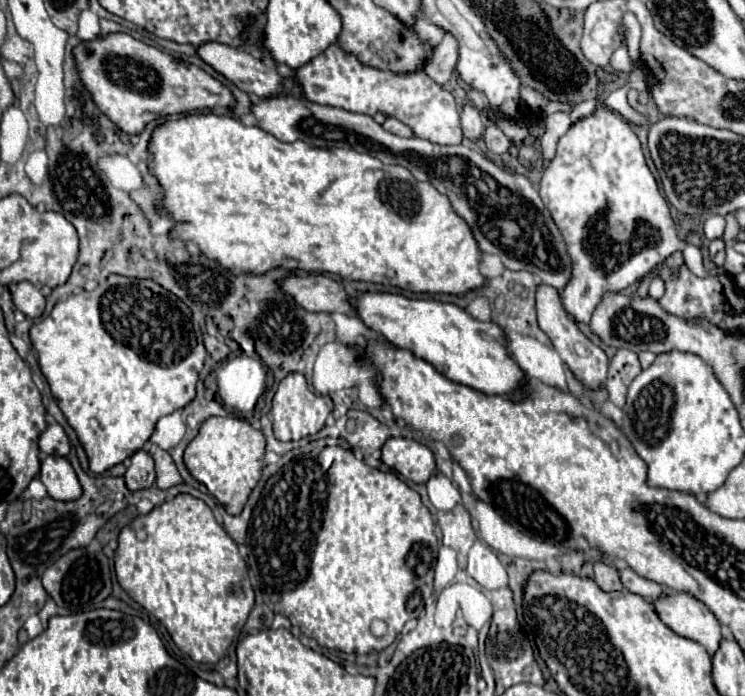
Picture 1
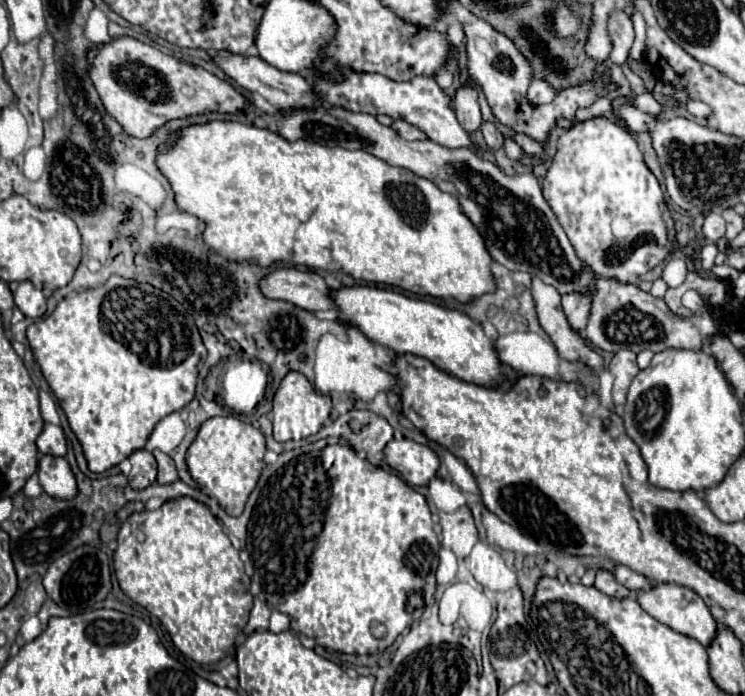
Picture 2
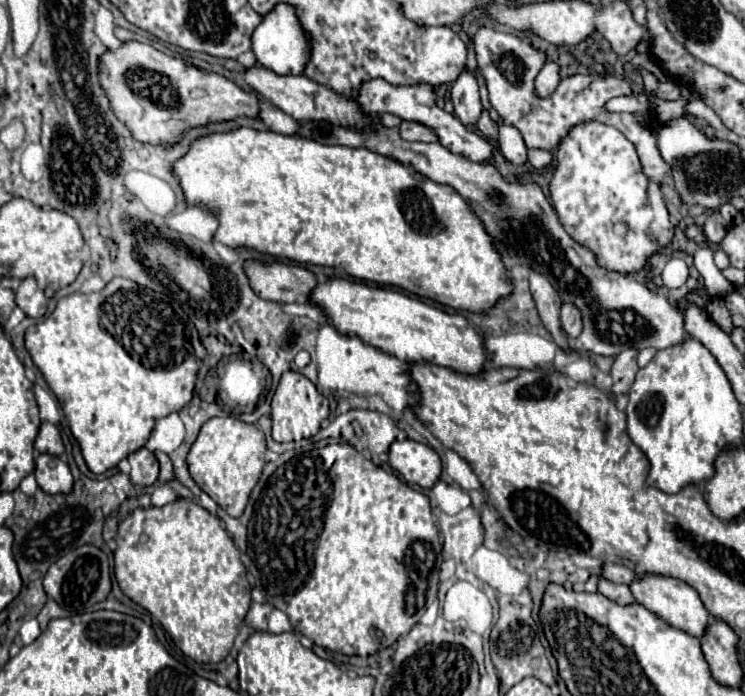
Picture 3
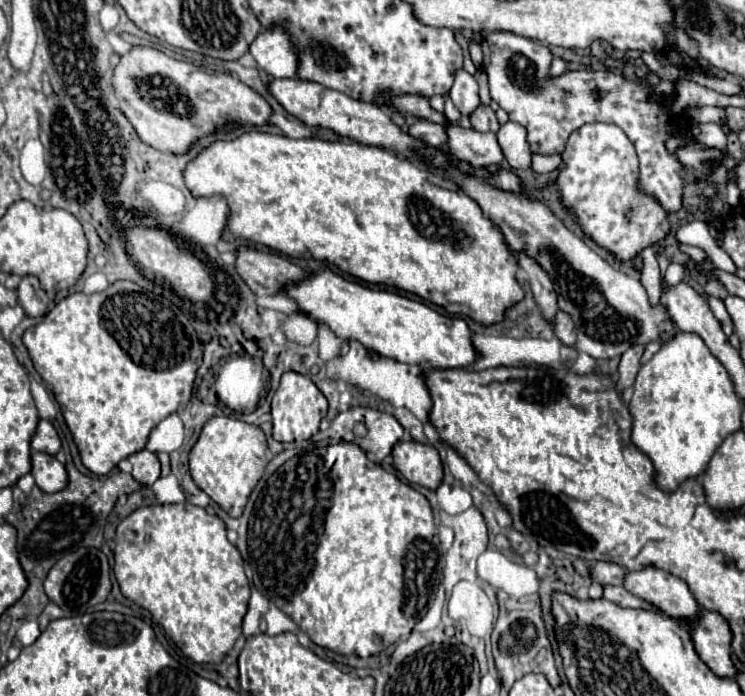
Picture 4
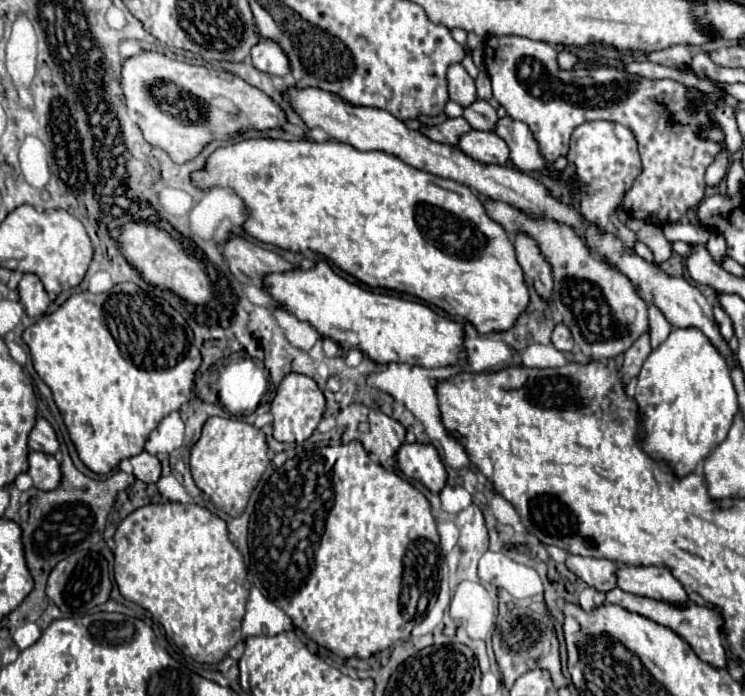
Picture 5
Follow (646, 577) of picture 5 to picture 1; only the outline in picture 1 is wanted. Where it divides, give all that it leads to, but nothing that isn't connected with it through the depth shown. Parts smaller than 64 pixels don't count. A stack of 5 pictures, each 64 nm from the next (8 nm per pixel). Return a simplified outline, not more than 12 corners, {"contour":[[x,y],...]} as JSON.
{"contour":[[688,592],[652,600],[660,620],[712,656],[720,622]]}

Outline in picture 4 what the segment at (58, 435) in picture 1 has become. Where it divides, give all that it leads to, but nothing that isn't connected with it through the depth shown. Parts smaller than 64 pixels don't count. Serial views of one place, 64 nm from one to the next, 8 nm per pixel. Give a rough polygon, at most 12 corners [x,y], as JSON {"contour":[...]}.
{"contour":[[48,420],[32,436],[36,452],[56,454],[60,438]]}

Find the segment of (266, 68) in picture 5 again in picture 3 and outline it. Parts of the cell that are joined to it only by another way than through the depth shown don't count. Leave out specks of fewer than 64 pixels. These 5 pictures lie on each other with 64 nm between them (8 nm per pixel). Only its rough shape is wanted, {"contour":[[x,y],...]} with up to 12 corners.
{"contour":[[278,4],[252,36],[260,66],[302,74],[308,34],[292,6]]}

